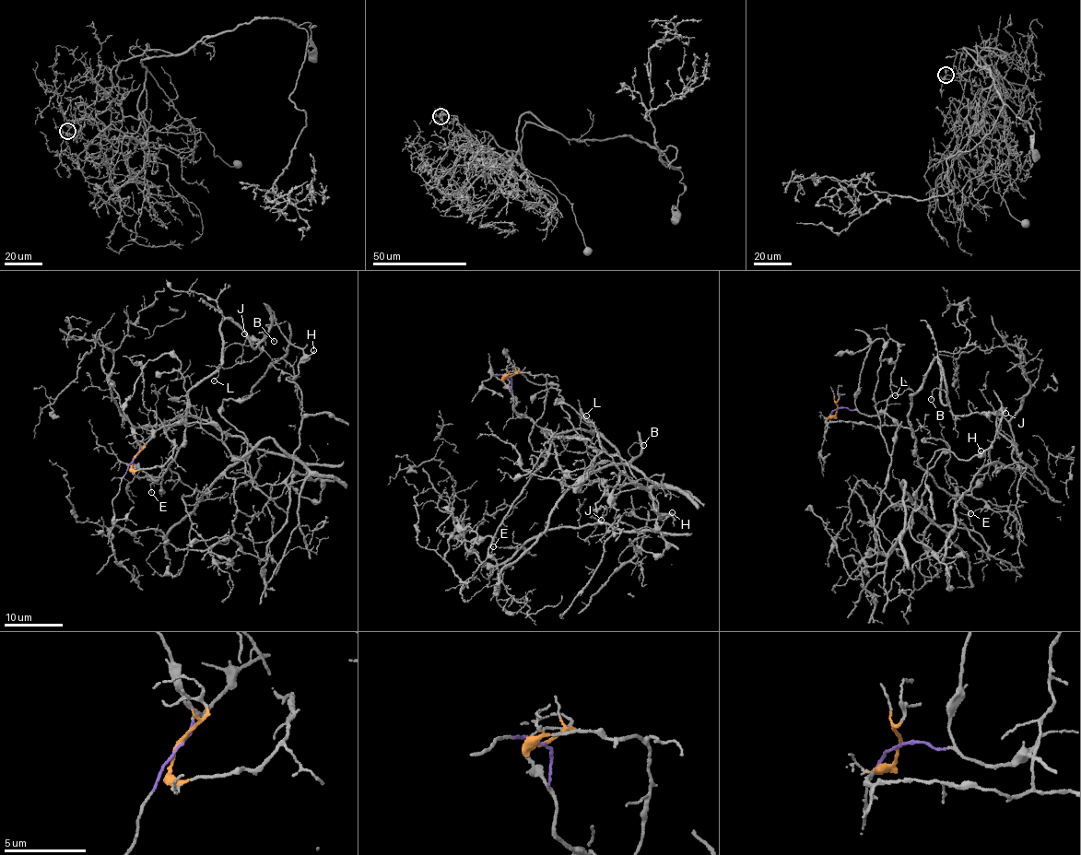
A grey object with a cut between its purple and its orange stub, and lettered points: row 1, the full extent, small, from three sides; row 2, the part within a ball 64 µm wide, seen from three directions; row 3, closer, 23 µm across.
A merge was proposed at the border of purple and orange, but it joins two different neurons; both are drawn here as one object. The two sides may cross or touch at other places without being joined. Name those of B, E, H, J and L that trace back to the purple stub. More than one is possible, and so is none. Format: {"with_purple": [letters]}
{"with_purple": ["H"]}

